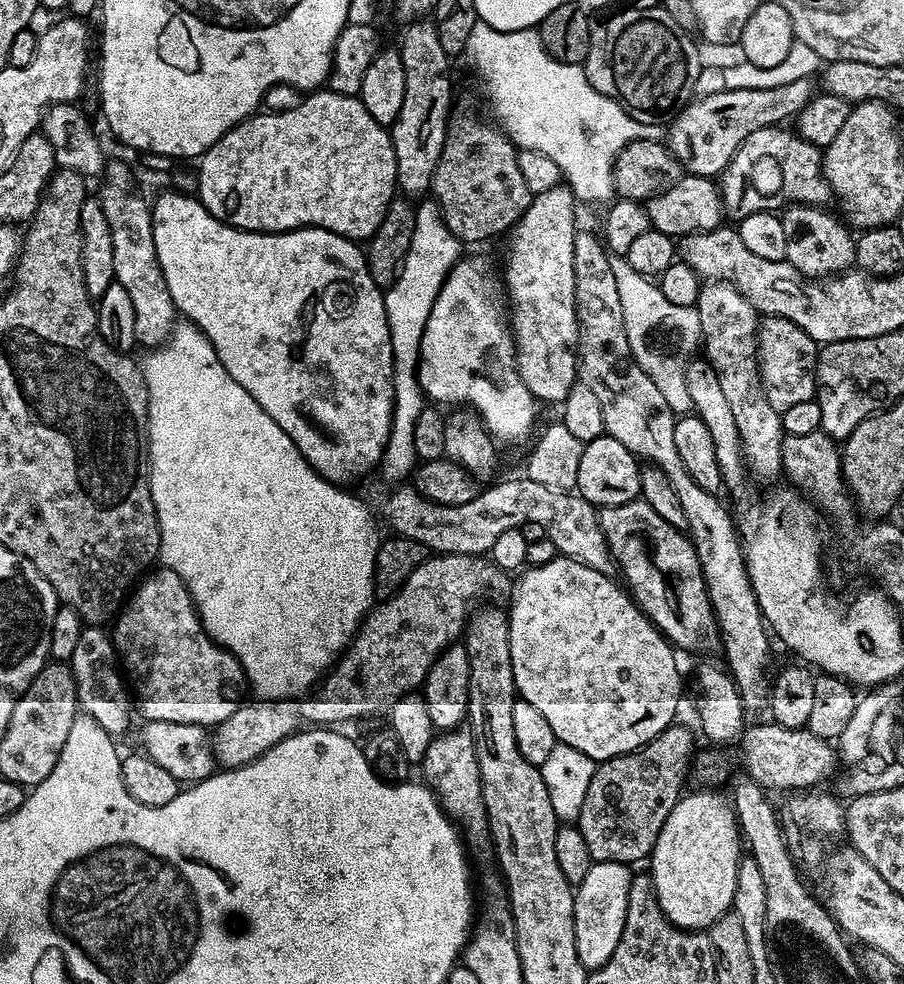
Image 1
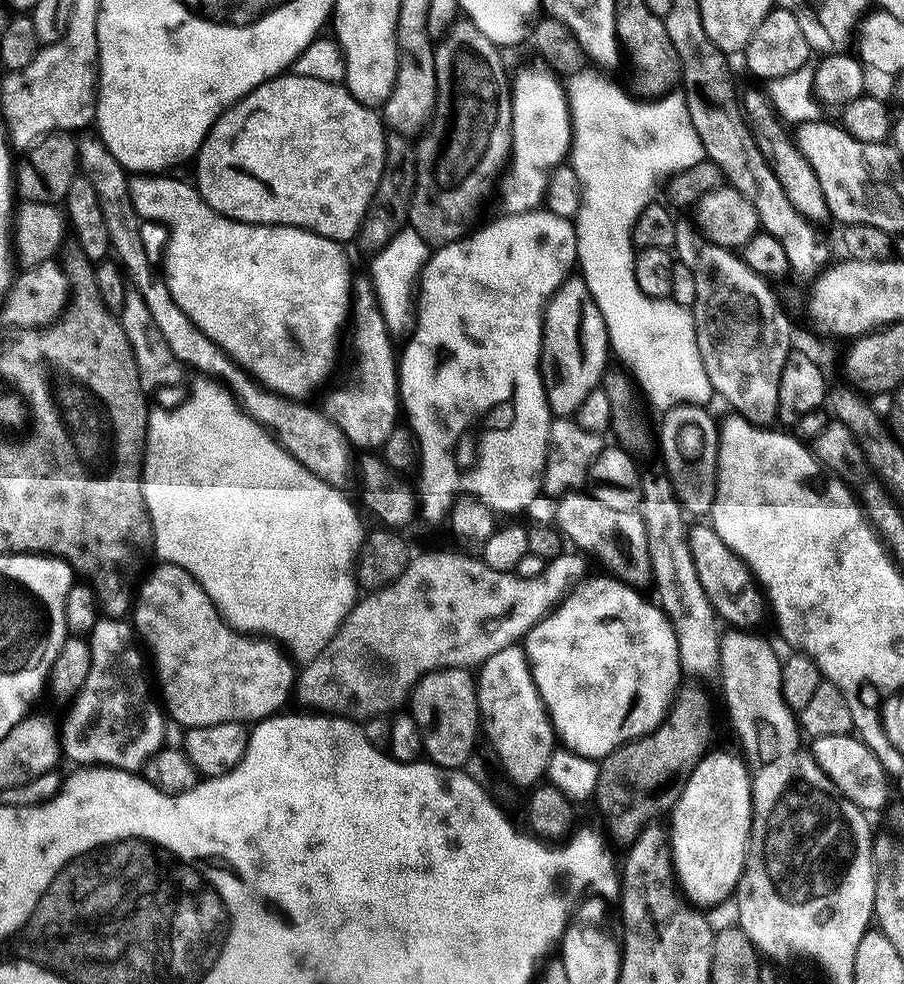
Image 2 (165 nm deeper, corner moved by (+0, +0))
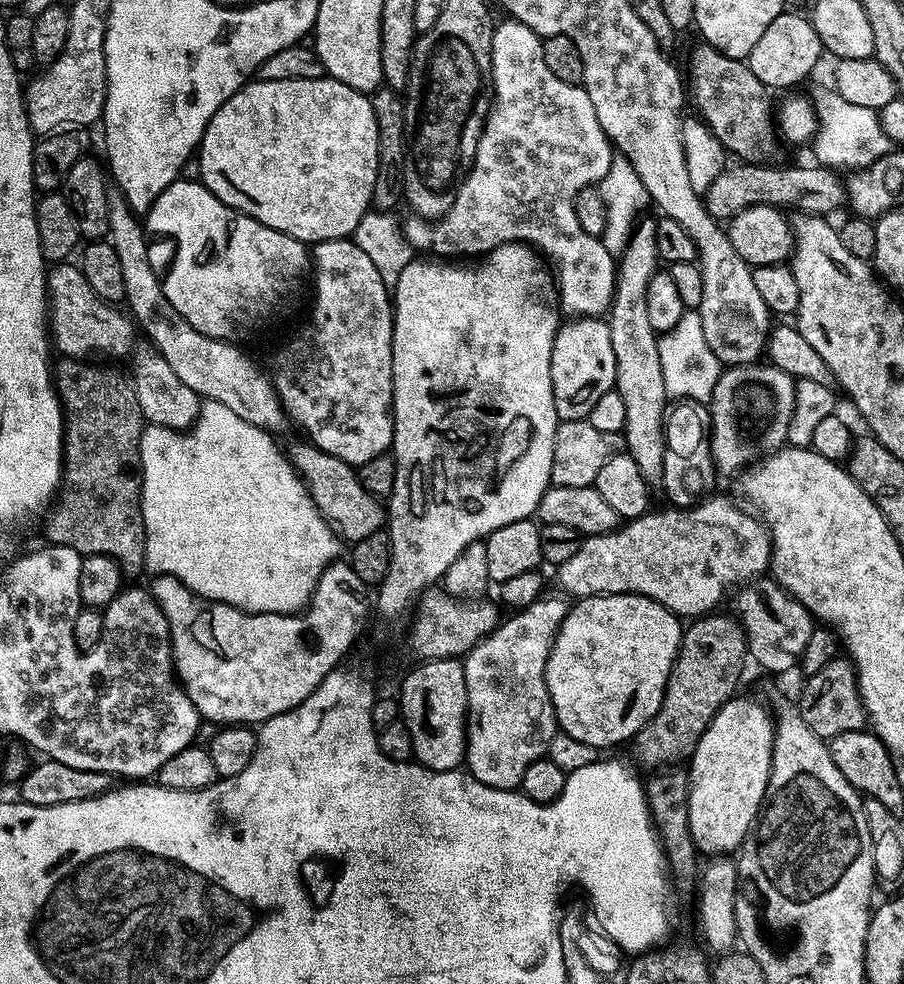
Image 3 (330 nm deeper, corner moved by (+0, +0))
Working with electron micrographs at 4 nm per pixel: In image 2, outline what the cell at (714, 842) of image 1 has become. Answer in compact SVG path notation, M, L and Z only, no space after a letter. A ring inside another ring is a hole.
M709 751L690 774L670 813L672 866L681 893L696 906L720 904L727 896L729 899L736 891L740 876L744 872L744 861L748 859L748 840L752 836L752 778L749 765L737 756Z

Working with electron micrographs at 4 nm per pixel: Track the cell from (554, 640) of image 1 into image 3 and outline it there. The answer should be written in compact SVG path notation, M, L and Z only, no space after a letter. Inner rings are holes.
M631 592L577 599L556 629L544 670L559 731L597 750L620 744L623 740L631 741L642 726L656 717L664 697L664 687L672 673L672 664L681 647L681 621L675 612L663 608L657 600L633 596Z

